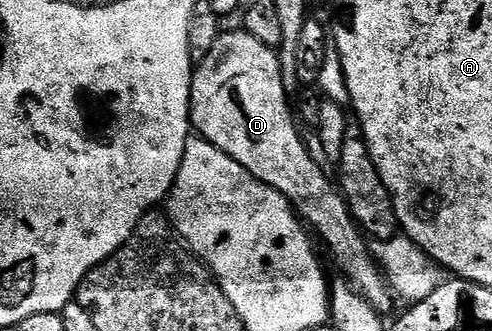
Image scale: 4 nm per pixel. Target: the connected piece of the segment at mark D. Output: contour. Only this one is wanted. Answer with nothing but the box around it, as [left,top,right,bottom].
[190,28,396,315]

